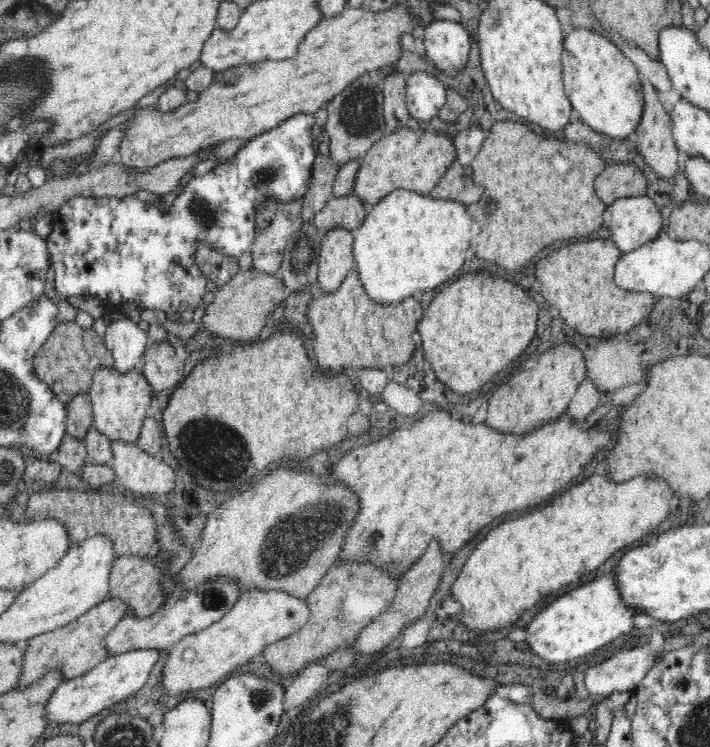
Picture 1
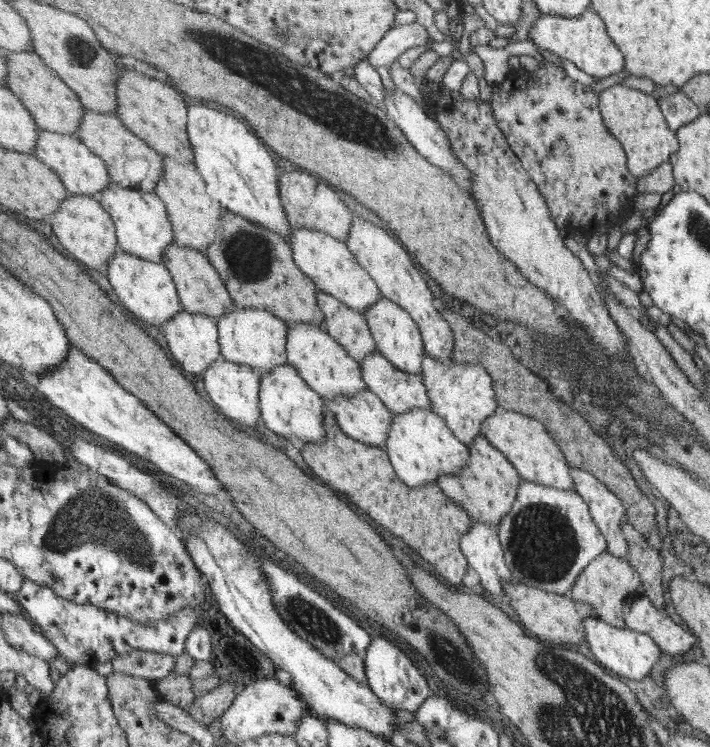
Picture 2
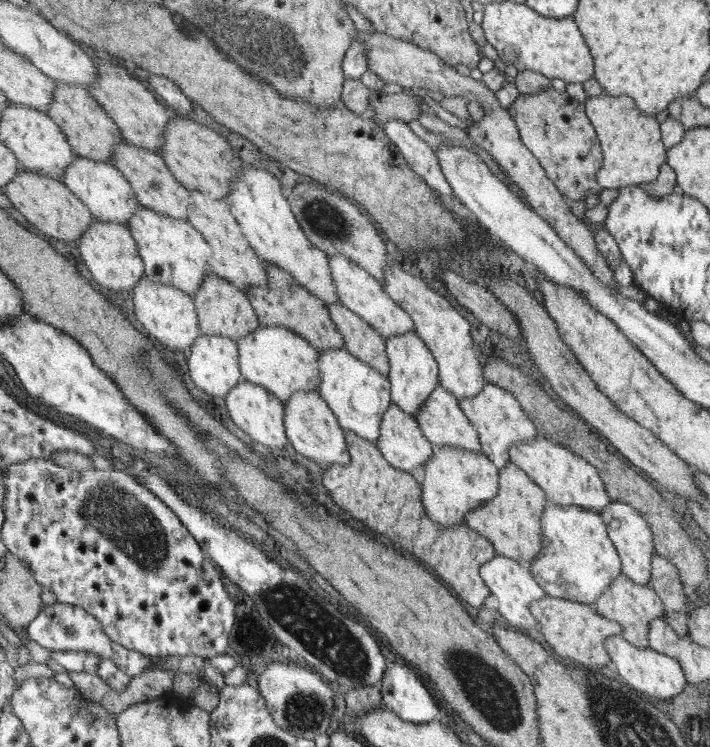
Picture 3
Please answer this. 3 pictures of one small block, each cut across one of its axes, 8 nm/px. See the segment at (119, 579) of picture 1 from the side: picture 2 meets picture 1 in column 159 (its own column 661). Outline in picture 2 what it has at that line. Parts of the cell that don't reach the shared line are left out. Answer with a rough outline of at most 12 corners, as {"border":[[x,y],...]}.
{"border":[[629,522],[621,524],[642,593],[663,606],[661,558]]}

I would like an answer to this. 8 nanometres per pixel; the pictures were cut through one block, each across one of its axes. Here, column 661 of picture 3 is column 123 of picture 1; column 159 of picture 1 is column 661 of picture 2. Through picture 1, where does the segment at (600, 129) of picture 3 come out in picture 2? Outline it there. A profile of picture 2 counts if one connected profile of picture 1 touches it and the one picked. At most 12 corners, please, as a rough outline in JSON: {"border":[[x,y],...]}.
{"border":[[619,84],[600,92],[629,170],[648,175],[679,150],[651,95]]}

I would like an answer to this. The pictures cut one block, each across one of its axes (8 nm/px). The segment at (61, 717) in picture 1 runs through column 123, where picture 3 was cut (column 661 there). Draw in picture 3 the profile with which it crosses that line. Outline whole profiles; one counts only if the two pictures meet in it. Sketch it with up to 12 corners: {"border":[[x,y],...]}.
{"border":[[623,635],[605,640],[621,680],[653,700],[687,684],[680,663]]}

